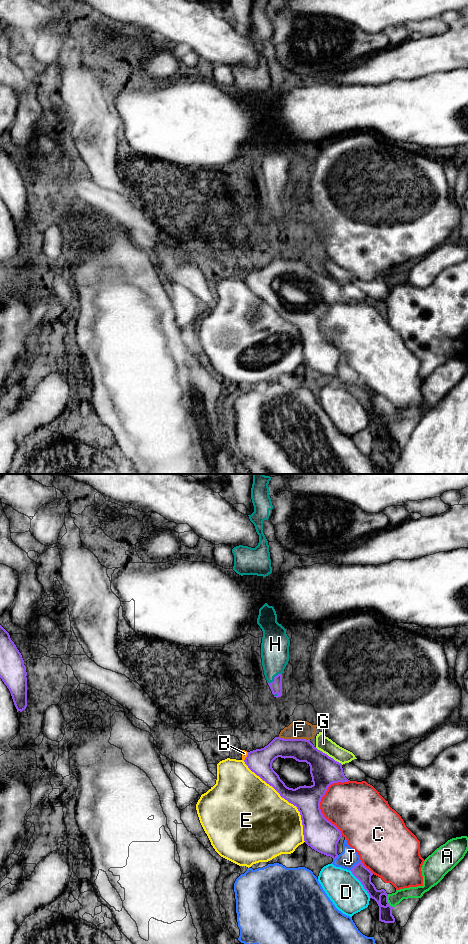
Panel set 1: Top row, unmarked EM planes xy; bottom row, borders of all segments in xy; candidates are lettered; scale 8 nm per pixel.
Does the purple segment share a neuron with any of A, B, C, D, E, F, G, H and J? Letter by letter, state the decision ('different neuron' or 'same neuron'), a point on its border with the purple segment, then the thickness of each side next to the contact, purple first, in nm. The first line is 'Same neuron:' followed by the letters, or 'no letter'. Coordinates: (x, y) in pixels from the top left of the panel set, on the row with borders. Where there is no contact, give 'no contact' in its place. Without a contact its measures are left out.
Same neuron: H
A: different neuron | xy (387, 901) | 110/100 nm
B: different neuron | xy (247, 756) | 200/50 nm
C: different neuron | xy (320, 801) | 240/400 nm
D: different neuron | xy (361, 883) | 120/280 nm
E: different neuron | xy (286, 799) | 220/480 nm
F: different neuron | xy (294, 739) | 190/150 nm
G: different neuron | xy (328, 756) | 240/120 nm
H: same neuron | xy (274, 678) | 100/220 nm
J: different neuron | xy (355, 865) | 120/150 nm

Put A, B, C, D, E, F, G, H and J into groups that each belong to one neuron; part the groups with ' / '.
A / B / C / D / E / F / G / H / J

